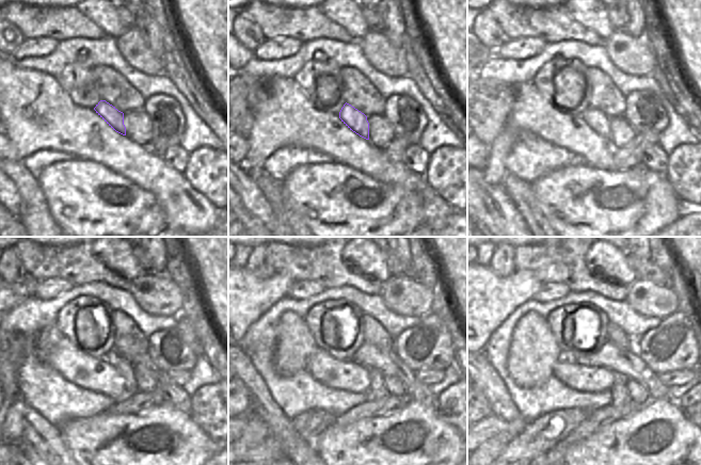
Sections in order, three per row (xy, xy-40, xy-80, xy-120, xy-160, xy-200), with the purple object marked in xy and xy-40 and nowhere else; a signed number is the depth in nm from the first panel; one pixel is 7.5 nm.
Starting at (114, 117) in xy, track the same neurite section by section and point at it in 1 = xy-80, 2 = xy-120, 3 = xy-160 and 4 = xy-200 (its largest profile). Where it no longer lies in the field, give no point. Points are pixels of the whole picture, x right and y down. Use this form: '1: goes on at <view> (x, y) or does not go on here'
1: goes on at xy-80 (600, 123)
2: goes on at xy-120 (123, 365)
3: goes on at xy-160 (377, 389)
4: goes on at xy-200 (619, 394)

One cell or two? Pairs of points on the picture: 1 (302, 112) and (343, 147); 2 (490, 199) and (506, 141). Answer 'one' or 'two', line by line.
1: one
2: two

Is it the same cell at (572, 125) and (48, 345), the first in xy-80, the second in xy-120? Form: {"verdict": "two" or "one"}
{"verdict": "one"}

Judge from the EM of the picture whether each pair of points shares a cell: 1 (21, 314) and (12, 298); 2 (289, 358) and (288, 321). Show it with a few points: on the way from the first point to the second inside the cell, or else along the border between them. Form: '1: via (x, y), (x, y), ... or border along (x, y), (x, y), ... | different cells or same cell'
1: border along (31, 295), (11, 309) | different cells
2: via (289, 349), (289, 331) | same cell

